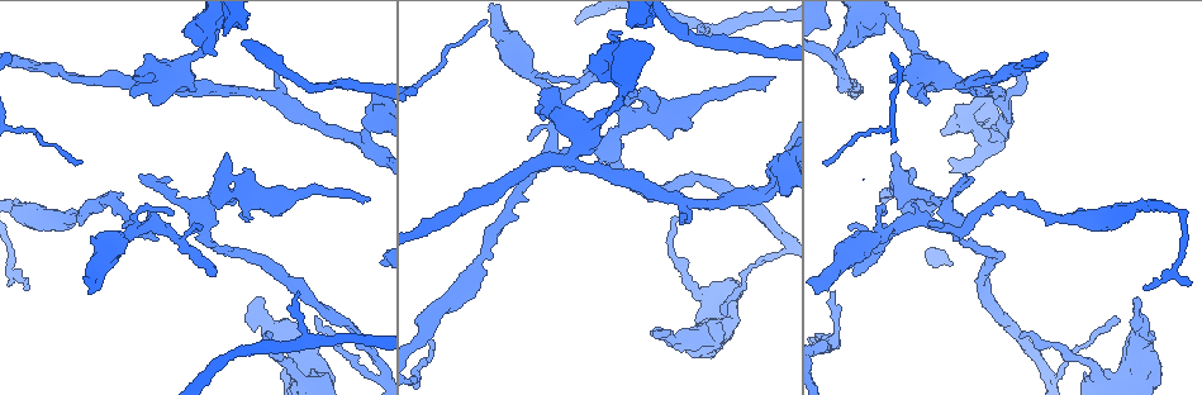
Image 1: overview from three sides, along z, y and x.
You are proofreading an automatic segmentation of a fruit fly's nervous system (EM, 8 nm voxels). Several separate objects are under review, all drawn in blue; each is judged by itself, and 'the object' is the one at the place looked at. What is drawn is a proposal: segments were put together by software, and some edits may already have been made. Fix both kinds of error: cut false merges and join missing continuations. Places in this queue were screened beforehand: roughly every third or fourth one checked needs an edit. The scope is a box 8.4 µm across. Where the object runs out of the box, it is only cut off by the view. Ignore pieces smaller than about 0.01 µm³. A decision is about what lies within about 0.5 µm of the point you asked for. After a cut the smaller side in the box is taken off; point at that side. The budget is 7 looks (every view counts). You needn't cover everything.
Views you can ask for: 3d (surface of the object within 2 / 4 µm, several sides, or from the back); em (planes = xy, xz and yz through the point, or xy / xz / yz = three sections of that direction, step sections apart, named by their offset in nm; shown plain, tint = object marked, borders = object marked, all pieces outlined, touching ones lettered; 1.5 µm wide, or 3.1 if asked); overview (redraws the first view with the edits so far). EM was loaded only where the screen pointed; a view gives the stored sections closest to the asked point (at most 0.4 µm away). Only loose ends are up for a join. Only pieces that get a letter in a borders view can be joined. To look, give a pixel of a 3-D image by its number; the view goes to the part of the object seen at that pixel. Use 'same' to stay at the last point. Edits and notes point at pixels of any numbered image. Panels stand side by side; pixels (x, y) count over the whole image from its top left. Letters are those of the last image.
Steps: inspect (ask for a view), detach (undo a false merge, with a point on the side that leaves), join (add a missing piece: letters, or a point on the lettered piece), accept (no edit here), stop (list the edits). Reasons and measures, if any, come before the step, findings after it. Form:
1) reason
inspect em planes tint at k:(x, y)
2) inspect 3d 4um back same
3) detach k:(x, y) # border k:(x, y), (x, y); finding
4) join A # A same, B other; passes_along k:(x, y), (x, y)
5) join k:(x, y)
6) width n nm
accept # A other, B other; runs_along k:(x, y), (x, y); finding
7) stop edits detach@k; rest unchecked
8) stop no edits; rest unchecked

an open end
inspect 3d 2um at 1:(138, 175)

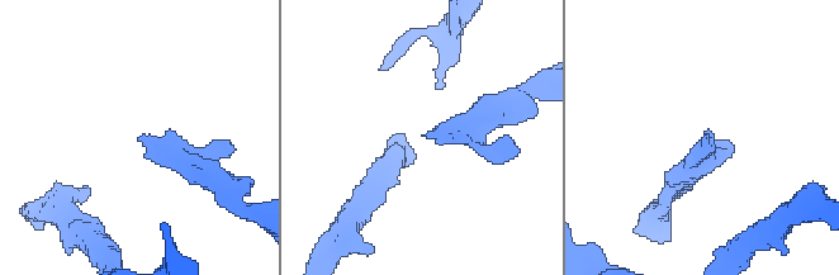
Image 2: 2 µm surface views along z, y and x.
now the EM
inspect em planes borders at 2:(143, 134)

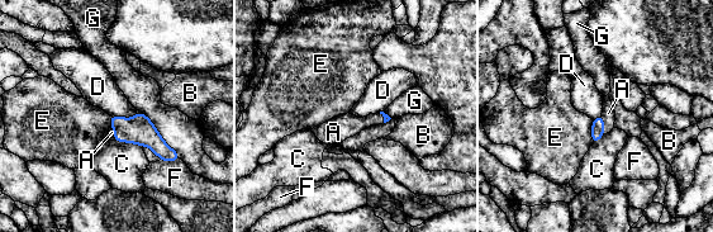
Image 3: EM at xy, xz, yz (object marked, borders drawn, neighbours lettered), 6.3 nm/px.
join A # A same, B other, C other, D other, E other, F other, G other; passes_along 3:(598, 123), (603, 124), (608, 113); it goes on there

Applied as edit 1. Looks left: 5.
thin arm on a thick one
inspect 3d 4um back at 1:(584, 164)

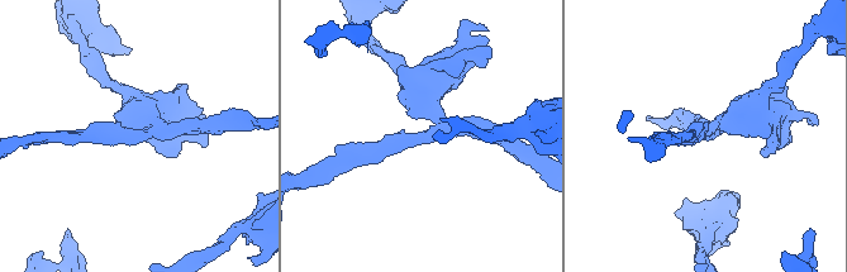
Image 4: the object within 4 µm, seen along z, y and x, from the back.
now the EM
inspect em planes borders at 4:(138, 132)

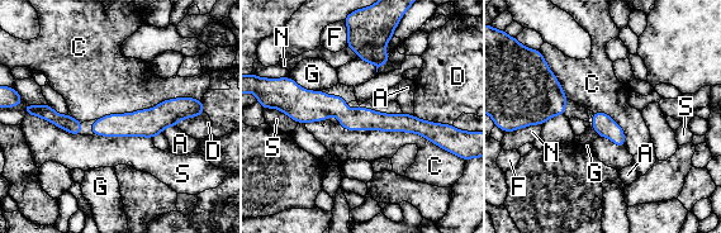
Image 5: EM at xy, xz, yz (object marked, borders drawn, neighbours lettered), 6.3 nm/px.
accept # A other, C other, D other, F other, G other, N other, S other; runs_along 5:(288, 107), (439, 127); one cell here

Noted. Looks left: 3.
end of a long branch
inspect em planes borders at 1:(880, 202)

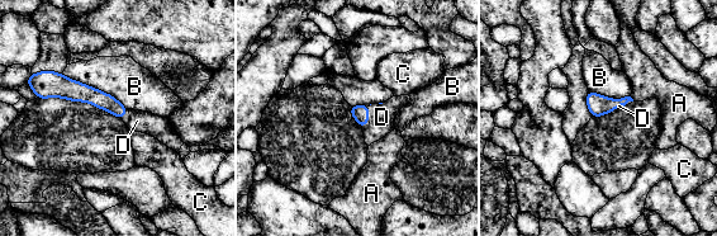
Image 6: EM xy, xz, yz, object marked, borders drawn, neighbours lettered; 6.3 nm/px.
join D # A other, B other, C other, D same; passes_along 6:(360, 113), (368, 117), (381, 117); the cell continues

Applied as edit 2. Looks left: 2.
stop edits join@3, join@6; rest unchecked

